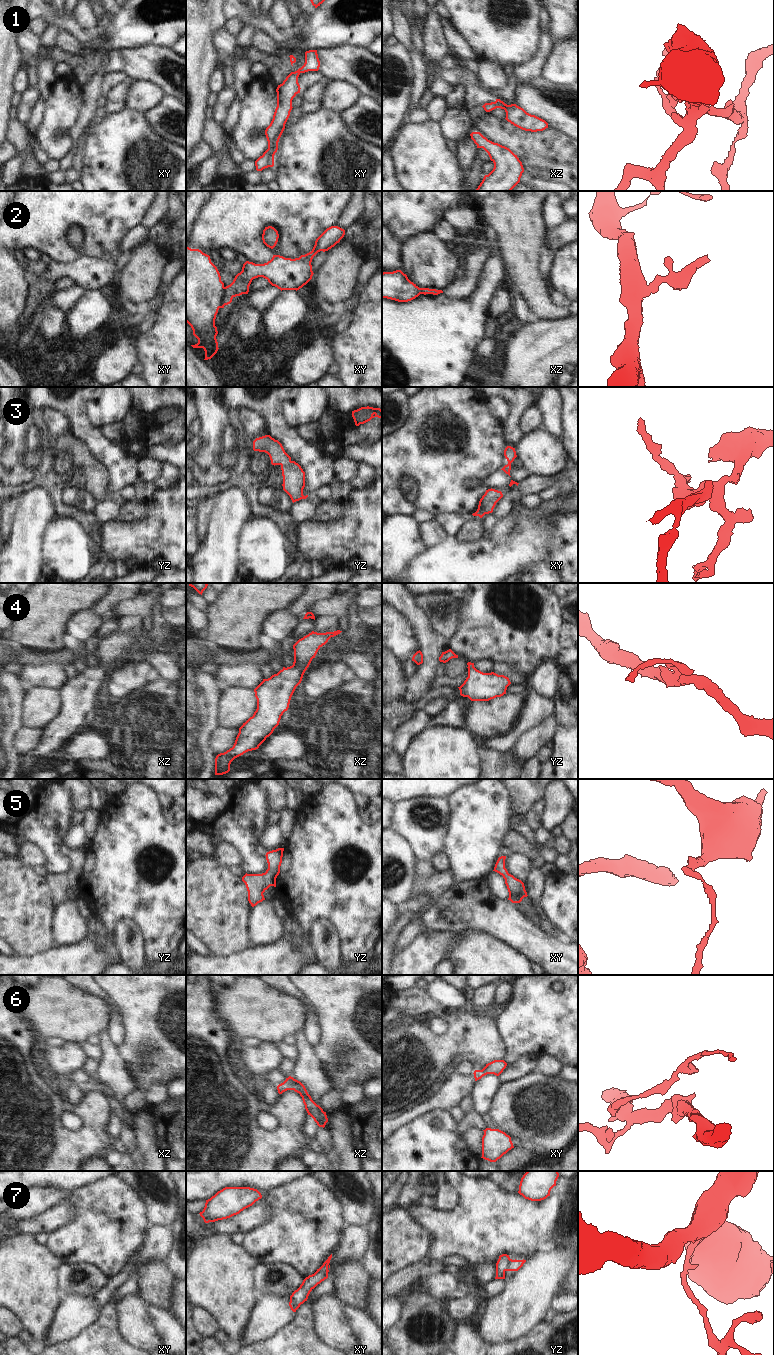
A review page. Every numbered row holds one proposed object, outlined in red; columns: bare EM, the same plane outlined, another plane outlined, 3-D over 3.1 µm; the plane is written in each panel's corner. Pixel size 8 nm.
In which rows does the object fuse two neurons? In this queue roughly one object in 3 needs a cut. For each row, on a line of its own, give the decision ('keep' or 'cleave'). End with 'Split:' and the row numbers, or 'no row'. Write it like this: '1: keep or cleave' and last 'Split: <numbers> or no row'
1: cleave
2: cleave
3: keep
4: keep
5: keep
6: keep
7: keep
Split: 1, 2

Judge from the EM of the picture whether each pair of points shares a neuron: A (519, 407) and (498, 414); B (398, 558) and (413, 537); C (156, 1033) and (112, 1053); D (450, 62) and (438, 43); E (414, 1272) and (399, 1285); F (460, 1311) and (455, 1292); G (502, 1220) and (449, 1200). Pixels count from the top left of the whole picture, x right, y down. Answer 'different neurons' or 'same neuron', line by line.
A: different neurons
B: same neuron
C: different neurons
D: different neurons
E: same neuron
F: different neurons
G: different neurons

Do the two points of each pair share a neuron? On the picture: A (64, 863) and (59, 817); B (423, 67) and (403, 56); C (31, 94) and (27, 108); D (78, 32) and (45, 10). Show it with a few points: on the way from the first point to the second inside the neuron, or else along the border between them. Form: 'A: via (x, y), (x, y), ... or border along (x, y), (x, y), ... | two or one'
A: via (55, 852), (55, 828) | one
B: border along (409, 49), (412, 55), (412, 85) | two
C: via (31, 97), (27, 105) | one
D: via (70, 26), (59, 18), (53, 18) | one

